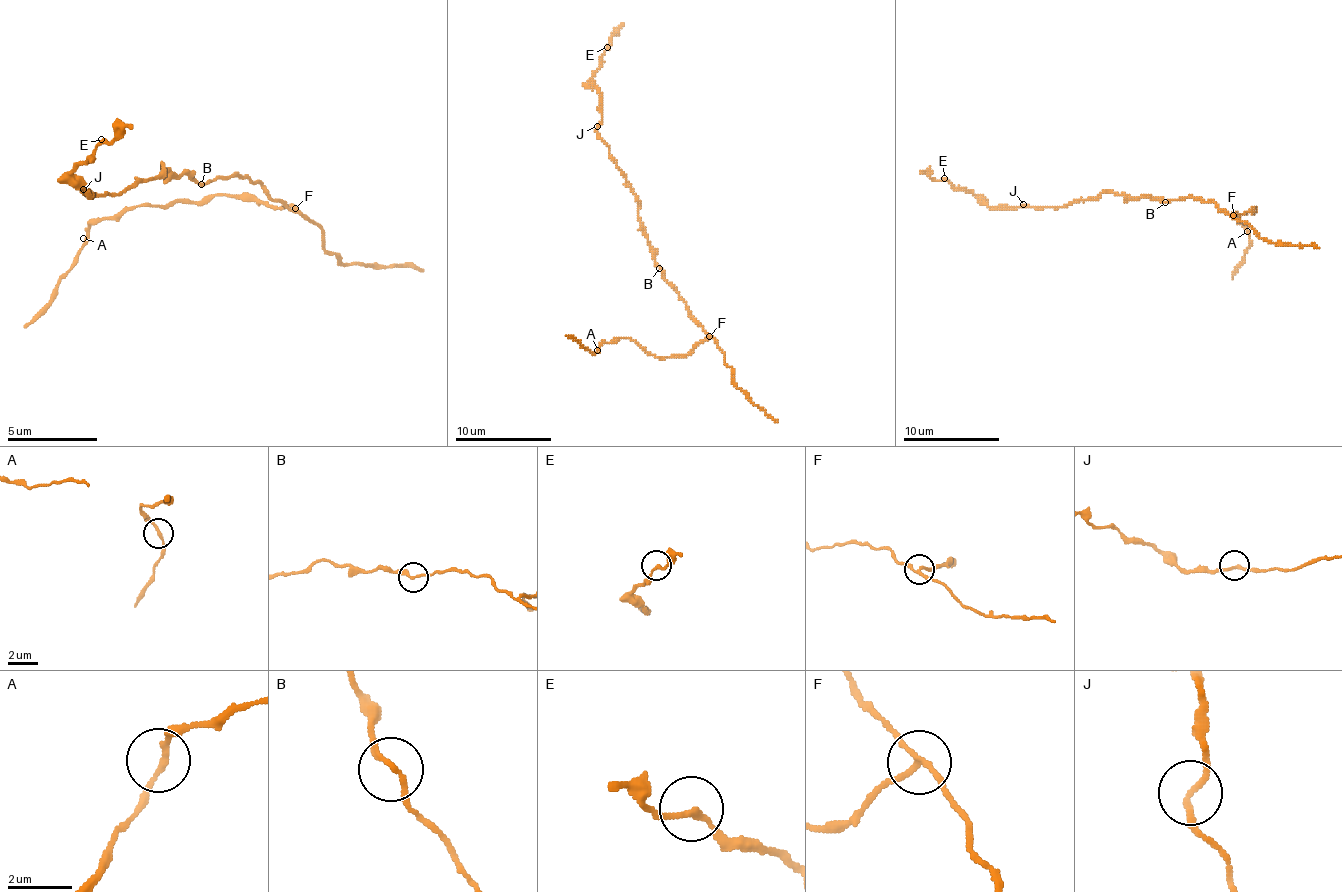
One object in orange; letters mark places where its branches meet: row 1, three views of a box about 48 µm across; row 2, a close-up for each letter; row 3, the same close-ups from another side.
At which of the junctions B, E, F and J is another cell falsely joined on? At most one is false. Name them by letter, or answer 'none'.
F

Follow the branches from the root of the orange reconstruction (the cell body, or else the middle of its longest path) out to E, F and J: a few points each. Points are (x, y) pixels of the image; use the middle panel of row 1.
E: (659, 266), (638, 215), (635, 194), (597, 131), (602, 98), (592, 76), (607, 47)
F: (659, 266), (662, 278), (686, 304), (688, 314), (710, 335)
J: (659, 266), (655, 261), (655, 249), (638, 215), (635, 194), (609, 153), (609, 146), (599, 136), (597, 126)

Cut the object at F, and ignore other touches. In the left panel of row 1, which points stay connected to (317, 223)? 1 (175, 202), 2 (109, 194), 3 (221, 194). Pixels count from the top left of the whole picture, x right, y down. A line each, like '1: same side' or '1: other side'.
1: other side
2: same side
3: other side

